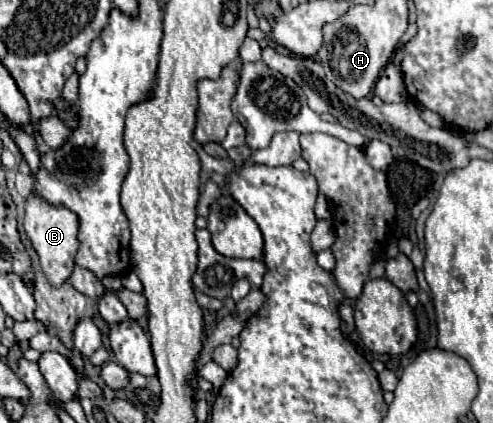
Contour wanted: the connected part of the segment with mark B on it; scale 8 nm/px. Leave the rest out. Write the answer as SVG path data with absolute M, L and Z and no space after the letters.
M31 192L31 196L27 198L27 204L25 204L23 228L25 228L25 234L27 234L29 242L31 242L31 246L35 248L35 252L39 256L41 270L47 276L49 284L53 288L61 286L71 276L71 272L75 268L73 258L75 258L77 250L79 250L79 242L77 242L79 222L77 222L77 216L67 208L49 206L45 200L41 200L37 194Z

